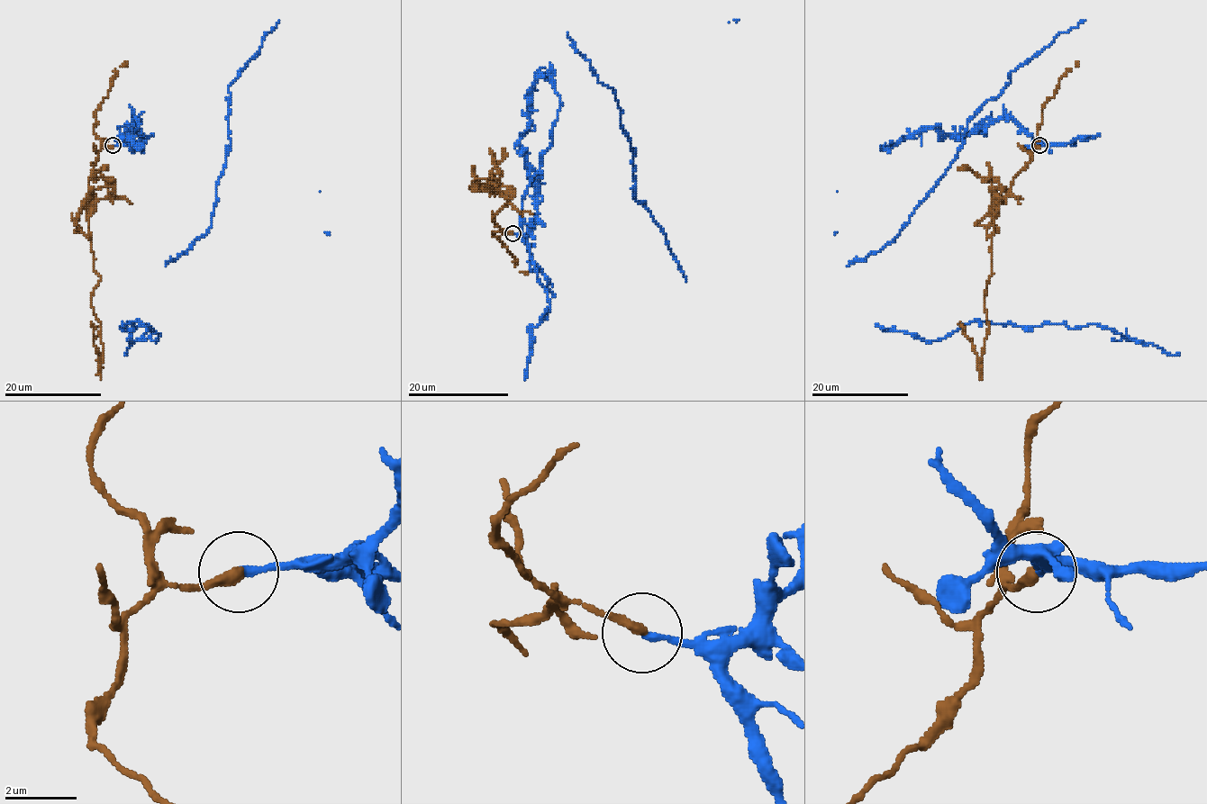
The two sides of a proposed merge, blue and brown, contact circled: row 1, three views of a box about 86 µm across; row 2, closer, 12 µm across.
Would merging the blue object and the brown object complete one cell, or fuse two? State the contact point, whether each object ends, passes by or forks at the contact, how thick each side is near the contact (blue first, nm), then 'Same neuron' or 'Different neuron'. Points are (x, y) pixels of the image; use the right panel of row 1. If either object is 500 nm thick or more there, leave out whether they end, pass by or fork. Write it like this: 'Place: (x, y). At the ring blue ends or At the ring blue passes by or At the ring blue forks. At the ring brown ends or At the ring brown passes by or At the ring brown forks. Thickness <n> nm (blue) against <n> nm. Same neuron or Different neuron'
Place: (1039, 145). At the ring blue ends. At the ring brown ends. Thickness 200 nm (blue) against 300 nm. Different neuron

